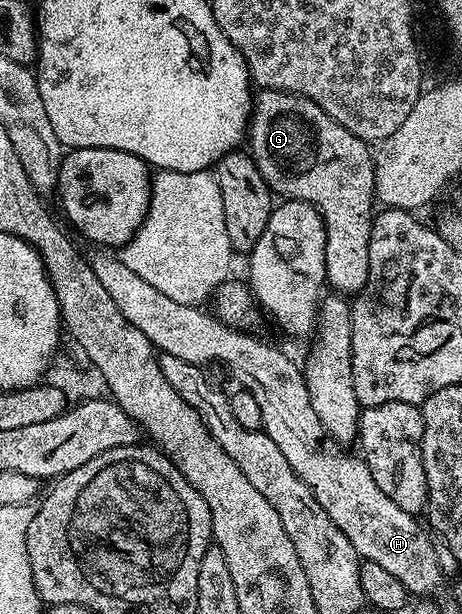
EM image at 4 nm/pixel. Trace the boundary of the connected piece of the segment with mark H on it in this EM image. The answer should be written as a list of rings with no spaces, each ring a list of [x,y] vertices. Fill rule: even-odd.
[[[104,254],[108,255],[91,256],[90,262],[98,281],[102,281],[122,317],[146,333],[157,352],[182,357],[182,361],[197,365],[229,363],[233,373],[240,378],[239,386],[250,388],[262,409],[262,430],[278,445],[278,449],[282,449],[286,461],[290,461],[306,485],[310,485],[318,505],[330,513],[334,525],[350,537],[350,545],[354,545],[361,560],[382,565],[382,569],[402,581],[409,596],[435,596],[432,594],[446,582],[446,576],[434,551],[433,536],[417,516],[406,513],[406,509],[398,509],[398,505],[394,505],[394,501],[378,489],[363,458],[355,454],[352,456],[345,444],[325,429],[318,413],[314,413],[301,364],[295,363],[274,344],[255,339],[255,334],[227,327],[211,310],[203,311],[203,306],[191,307],[182,305],[182,301],[170,301],[166,293],[158,293],[154,285],[126,269],[115,254]]]

